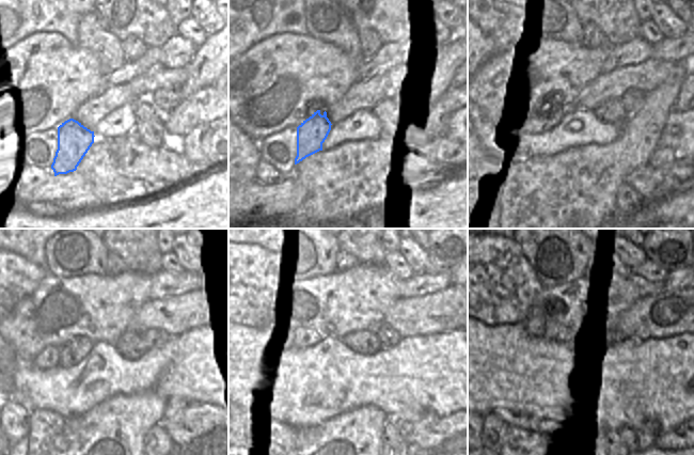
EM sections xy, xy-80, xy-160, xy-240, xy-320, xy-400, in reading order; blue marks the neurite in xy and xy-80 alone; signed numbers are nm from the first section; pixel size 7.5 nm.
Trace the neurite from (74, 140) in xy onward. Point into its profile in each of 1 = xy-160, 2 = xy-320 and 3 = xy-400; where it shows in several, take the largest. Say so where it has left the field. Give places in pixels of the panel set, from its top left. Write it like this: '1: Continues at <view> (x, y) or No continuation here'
1: Continues at xy-160 (548, 114)
2: Continues at xy-320 (310, 335)
3: Continues at xy-400 (552, 330)

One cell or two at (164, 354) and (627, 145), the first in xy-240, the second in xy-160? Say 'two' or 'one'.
two

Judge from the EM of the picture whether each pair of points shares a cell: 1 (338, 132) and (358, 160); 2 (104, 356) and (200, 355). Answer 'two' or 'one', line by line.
1: two
2: one

